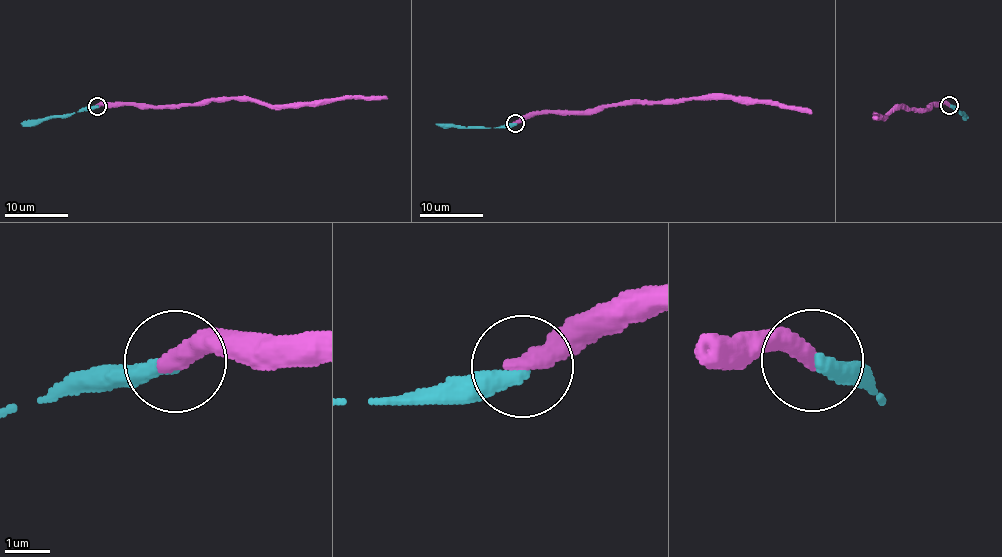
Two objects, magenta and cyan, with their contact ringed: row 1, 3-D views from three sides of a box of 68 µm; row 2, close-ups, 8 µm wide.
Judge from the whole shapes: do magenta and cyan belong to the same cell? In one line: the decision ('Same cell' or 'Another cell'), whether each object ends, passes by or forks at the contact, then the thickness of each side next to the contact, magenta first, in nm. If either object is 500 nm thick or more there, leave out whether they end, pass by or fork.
Same cell. At the ring magenta ends. At the ring cyan ends. Thickness 460 nm (magenta) against 360 nm

